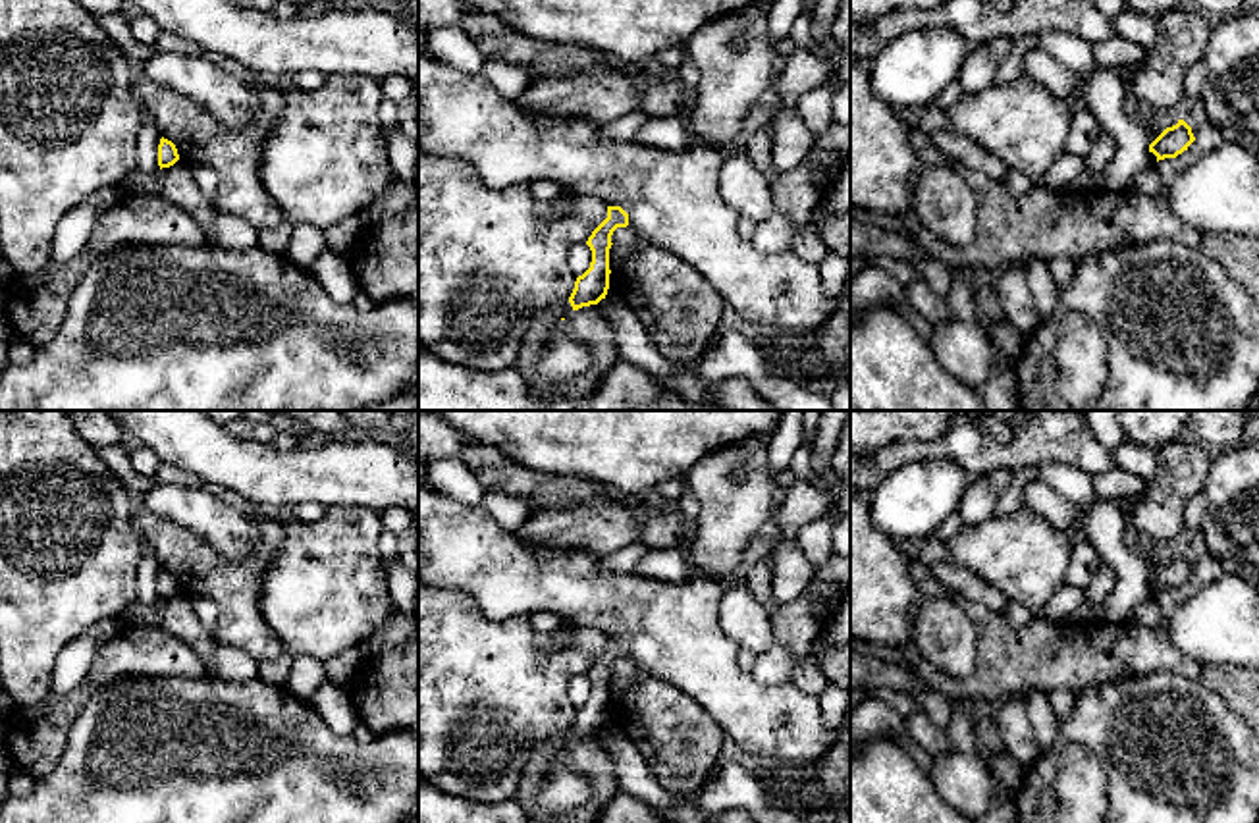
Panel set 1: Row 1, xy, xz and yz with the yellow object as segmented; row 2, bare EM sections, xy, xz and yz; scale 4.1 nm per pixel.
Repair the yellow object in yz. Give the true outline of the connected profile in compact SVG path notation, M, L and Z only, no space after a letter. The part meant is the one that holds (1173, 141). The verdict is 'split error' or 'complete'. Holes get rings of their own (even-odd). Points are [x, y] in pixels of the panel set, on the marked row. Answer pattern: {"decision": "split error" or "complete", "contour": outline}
{"decision": "complete", "contour": "M1178 119L1176 125L1166 127L1151 145L1149 145L1149 152L1153 152L1159 160L1165 158L1176 158L1178 154L1182 154L1184 150L1188 150L1188 146L1195 141L1192 127L1184 121Z"}

